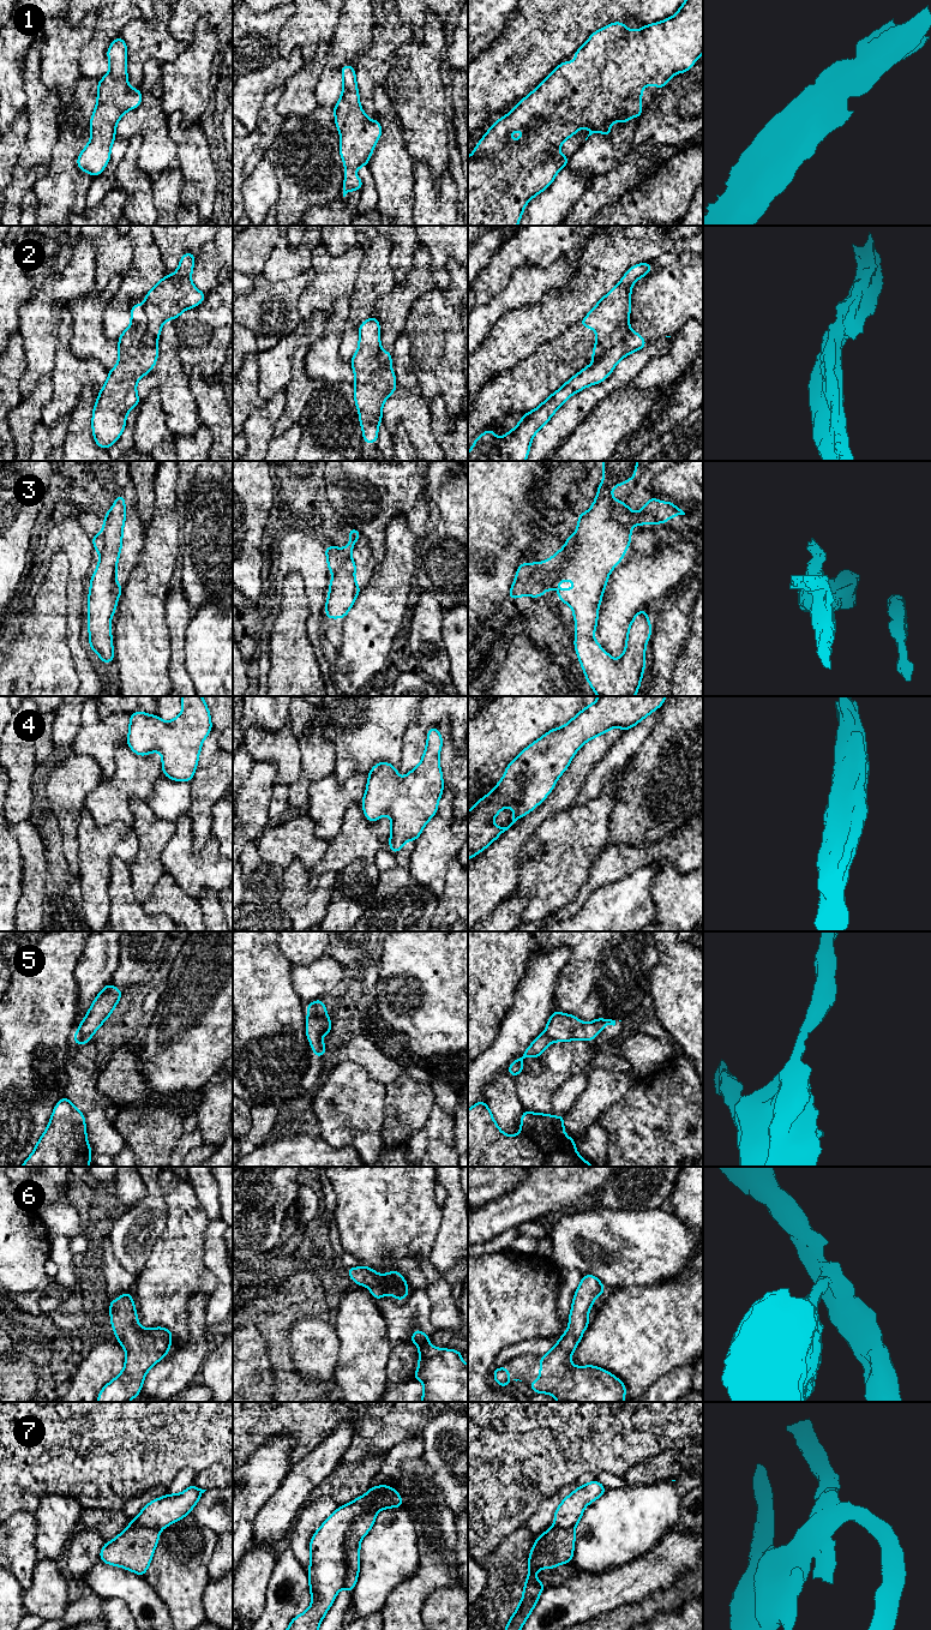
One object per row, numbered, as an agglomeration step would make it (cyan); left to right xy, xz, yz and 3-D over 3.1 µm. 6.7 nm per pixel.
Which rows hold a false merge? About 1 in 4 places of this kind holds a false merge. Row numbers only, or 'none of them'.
2, 5, 7

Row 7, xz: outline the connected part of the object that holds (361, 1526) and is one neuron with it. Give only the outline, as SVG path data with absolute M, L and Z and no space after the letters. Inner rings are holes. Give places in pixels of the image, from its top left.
M374 1503L368 1512L360 1515L348 1527L344 1536L343 1552L347 1568L344 1587L353 1593L360 1571L360 1542L374 1524L376 1515L383 1510Z

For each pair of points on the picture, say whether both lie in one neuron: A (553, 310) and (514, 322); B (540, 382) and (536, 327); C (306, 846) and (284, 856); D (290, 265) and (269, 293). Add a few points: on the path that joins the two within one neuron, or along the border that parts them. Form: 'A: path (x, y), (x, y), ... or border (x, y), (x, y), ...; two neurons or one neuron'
A: path (544, 317), (539, 322), (523, 322); one neuron
B: border (562, 333), (541, 343), (516, 365); two neurons
C: path (301, 846), (294, 846), (289, 851); one neuron
D: border (305, 270), (278, 281), (268, 281), (260, 274); two neurons

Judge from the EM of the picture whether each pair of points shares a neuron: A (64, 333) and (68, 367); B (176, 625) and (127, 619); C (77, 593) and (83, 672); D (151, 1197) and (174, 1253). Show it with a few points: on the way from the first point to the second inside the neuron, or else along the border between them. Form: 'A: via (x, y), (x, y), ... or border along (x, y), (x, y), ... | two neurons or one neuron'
A: via (64, 341), (65, 359) | one neuron
B: border along (167, 597), (166, 625), (170, 652) | two neurons
C: via (74, 612), (74, 645), (79, 653) | one neuron
D: border along (157, 1179), (167, 1209) | two neurons

